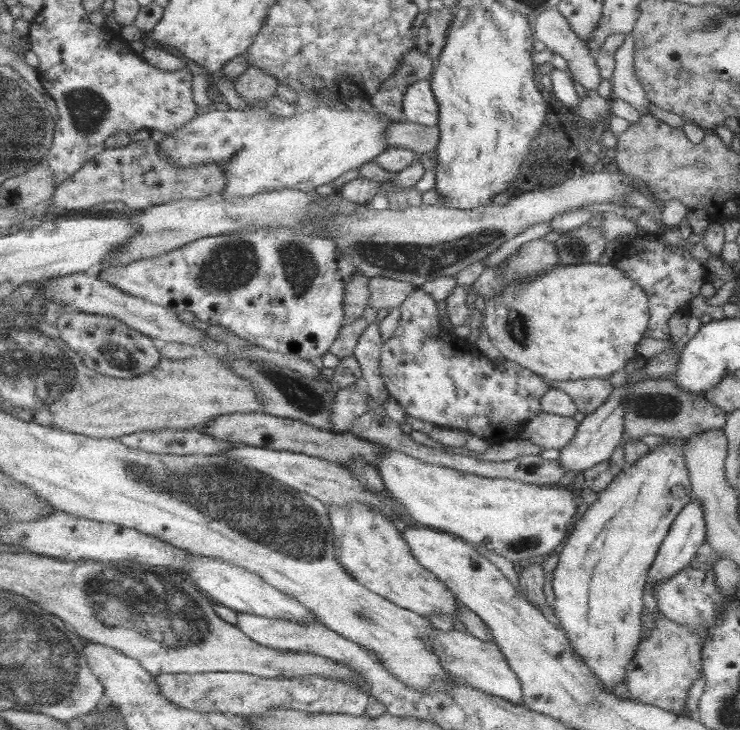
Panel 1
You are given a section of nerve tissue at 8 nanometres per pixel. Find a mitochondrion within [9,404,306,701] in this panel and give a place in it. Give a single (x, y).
(174, 619)

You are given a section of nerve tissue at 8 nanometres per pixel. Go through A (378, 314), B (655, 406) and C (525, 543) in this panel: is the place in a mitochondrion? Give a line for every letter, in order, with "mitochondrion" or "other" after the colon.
A: other
B: mitochondrion
C: mitochondrion

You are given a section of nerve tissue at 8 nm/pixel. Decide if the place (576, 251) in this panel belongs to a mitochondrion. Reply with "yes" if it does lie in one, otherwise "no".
yes

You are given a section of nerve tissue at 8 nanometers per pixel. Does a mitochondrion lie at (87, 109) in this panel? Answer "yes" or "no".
yes

